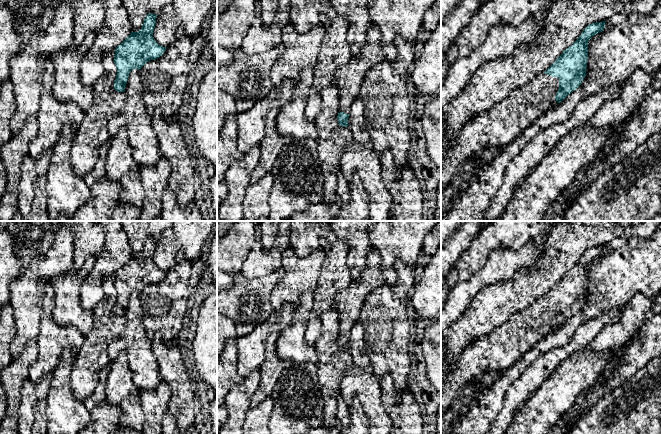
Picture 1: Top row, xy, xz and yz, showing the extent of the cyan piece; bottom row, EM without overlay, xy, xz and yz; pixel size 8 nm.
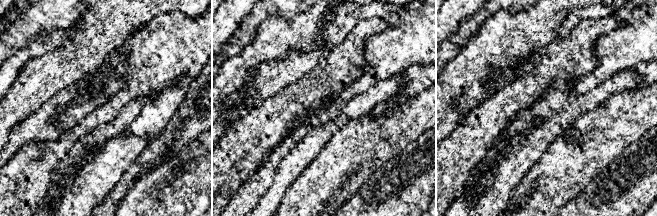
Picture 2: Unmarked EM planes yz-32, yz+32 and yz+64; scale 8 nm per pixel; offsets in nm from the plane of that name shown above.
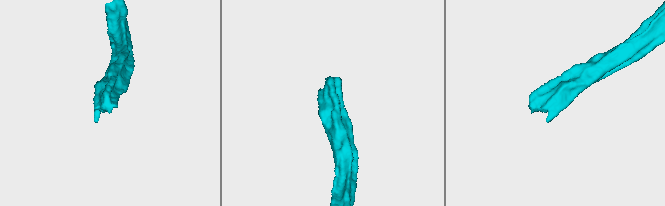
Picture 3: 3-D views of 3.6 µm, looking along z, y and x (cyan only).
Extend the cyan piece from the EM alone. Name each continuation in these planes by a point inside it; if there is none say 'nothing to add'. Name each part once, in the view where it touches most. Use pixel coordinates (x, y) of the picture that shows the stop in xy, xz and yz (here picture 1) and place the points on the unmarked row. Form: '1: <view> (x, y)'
1: yz (479, 364)

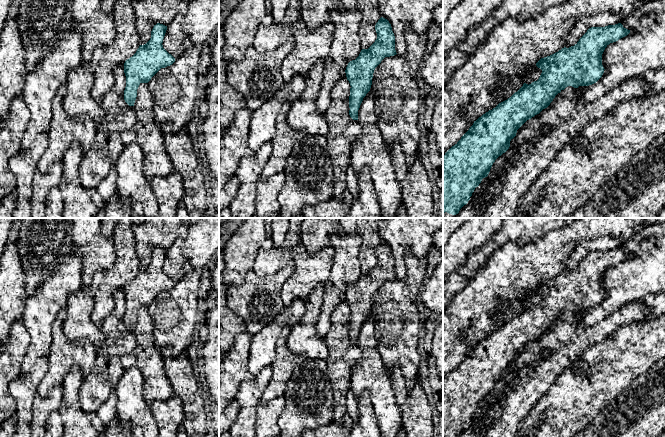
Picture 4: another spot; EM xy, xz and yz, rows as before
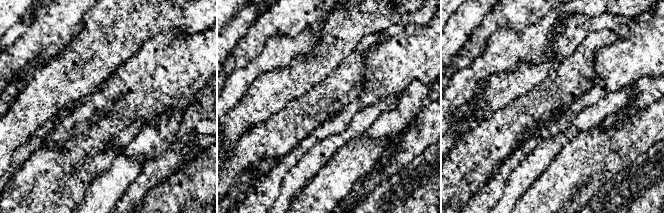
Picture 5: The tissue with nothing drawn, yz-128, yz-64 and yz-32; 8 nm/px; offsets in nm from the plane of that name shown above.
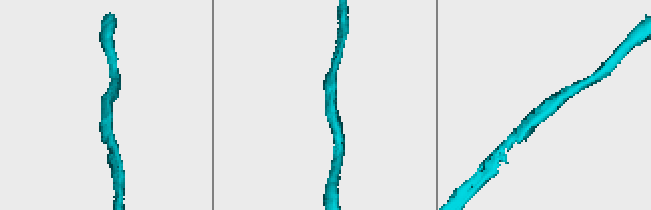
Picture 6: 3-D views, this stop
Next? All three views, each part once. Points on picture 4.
nothing to add

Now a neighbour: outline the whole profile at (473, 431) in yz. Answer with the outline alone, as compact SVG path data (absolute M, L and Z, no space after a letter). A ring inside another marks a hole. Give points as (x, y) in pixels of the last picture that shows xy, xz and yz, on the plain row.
M474 422L470 427L464 429L459 437L479 437L480 434L480 423Z

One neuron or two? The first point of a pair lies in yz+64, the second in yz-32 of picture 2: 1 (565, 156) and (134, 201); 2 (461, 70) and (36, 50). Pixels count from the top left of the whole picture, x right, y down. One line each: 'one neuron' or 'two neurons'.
1: two neurons
2: one neuron

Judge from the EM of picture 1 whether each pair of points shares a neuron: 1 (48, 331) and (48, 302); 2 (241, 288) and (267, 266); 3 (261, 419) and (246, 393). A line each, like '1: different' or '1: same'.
1: same
2: different
3: different

